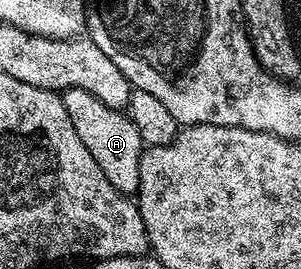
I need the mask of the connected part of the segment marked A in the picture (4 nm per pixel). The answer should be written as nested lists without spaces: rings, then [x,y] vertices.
[[[67,89],[61,93],[63,107],[67,107],[67,119],[71,119],[71,127],[83,139],[83,147],[91,151],[91,159],[99,163],[107,181],[115,187],[115,191],[126,195],[136,194],[139,187],[139,163],[143,152],[143,144],[139,130],[128,112],[107,107],[103,99],[95,99],[91,91]]]

